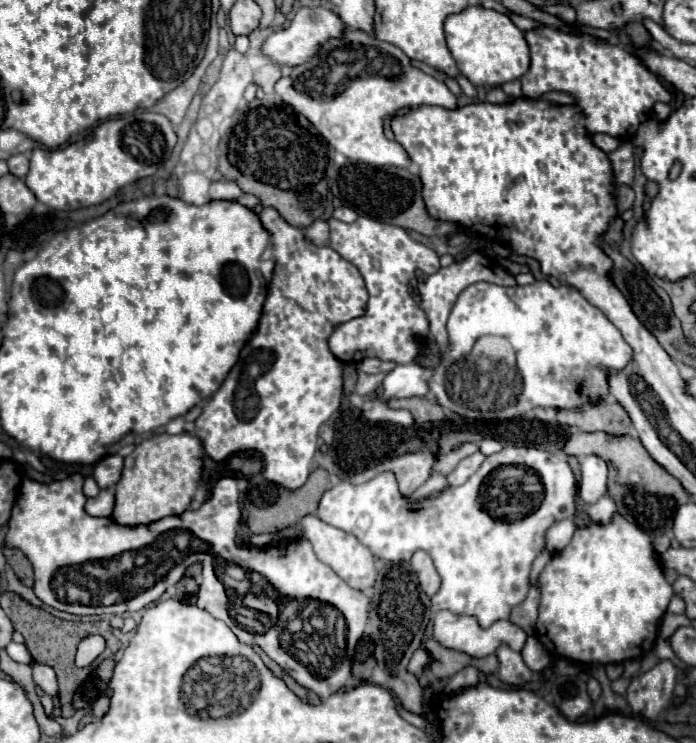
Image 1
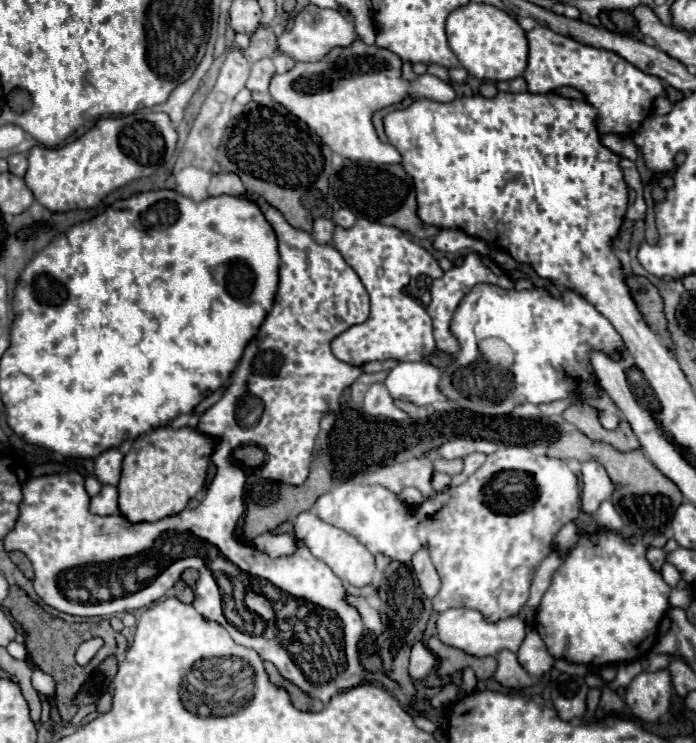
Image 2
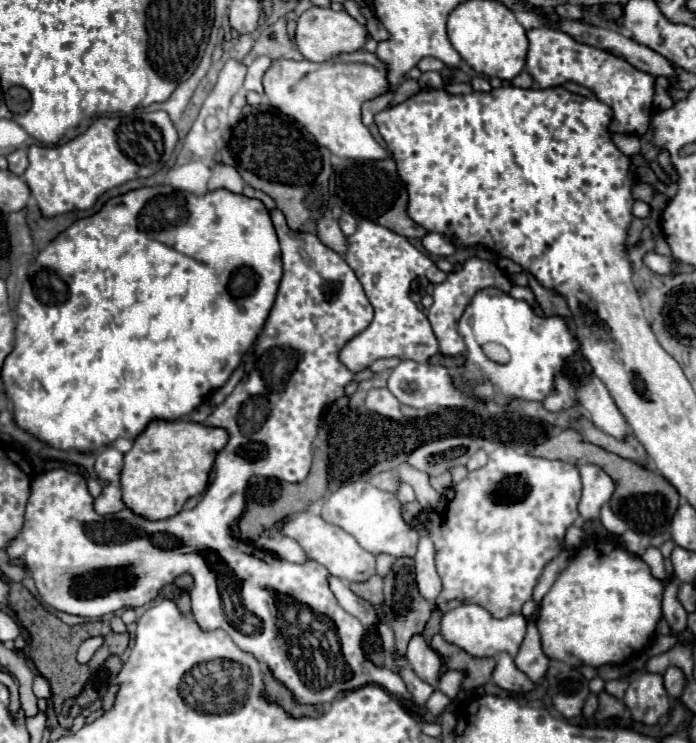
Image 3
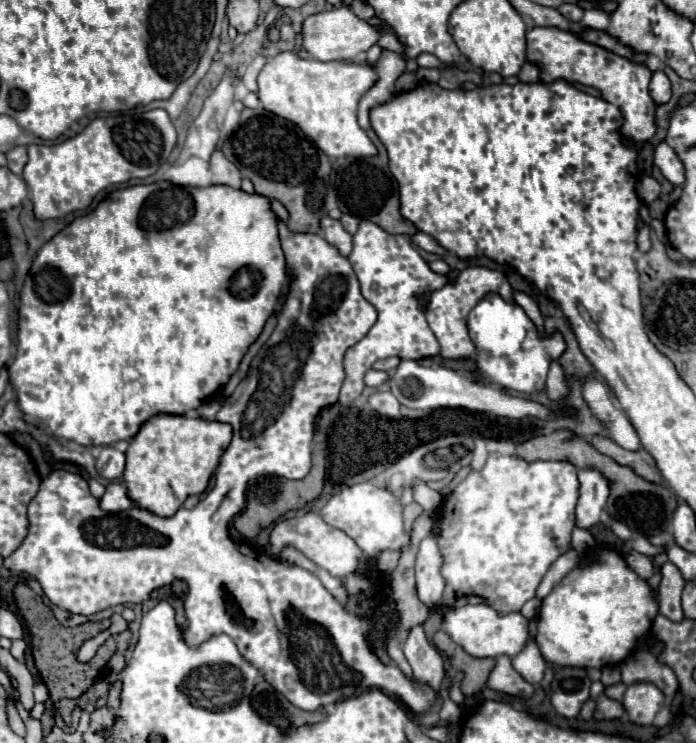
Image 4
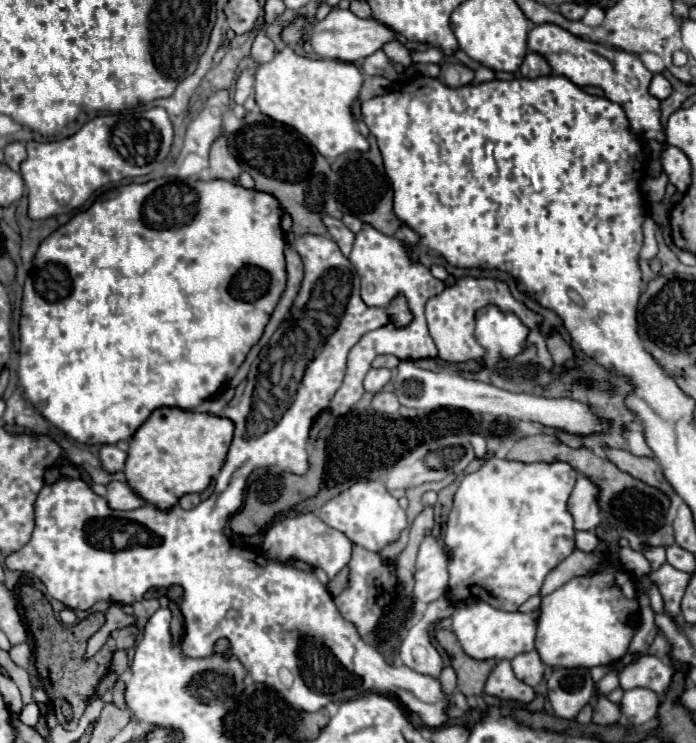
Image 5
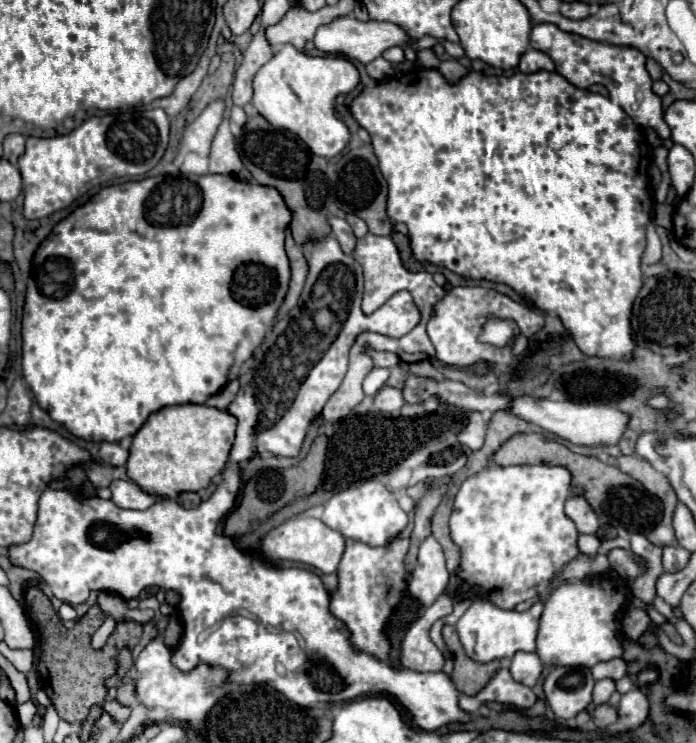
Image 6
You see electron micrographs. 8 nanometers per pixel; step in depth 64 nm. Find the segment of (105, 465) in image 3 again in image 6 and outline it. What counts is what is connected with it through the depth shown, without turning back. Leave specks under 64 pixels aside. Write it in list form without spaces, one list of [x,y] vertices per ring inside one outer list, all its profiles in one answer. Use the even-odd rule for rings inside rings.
[[[100,442],[98,456],[102,462],[106,462],[110,466],[124,466],[128,460],[128,450],[124,450],[116,442]]]

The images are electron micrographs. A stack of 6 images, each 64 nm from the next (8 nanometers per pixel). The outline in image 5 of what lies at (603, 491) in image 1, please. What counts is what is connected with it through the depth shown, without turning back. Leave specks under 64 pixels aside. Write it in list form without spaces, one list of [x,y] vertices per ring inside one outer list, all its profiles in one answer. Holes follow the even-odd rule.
[[[578,476],[578,482],[568,500],[568,512],[574,518],[576,530],[594,530],[600,524],[596,492],[598,488],[586,476]]]

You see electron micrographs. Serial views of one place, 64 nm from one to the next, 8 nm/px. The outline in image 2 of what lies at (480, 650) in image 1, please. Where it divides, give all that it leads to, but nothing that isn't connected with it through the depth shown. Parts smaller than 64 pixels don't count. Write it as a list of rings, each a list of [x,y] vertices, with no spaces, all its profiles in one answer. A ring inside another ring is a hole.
[[[452,608],[452,610],[446,610],[440,614],[436,628],[438,628],[438,638],[448,646],[456,646],[472,656],[496,656],[502,650],[518,652],[518,648],[524,640],[526,622],[520,616],[510,616],[510,618],[498,620],[498,622],[488,622],[484,618],[484,614],[478,610]]]

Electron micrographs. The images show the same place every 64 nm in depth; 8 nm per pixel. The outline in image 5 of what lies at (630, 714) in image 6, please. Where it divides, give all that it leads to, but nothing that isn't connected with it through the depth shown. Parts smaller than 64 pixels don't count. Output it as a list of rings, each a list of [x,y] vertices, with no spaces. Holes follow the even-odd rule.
[[[632,688],[632,690],[624,692],[620,710],[632,726],[640,726],[656,716],[658,696],[646,688]]]

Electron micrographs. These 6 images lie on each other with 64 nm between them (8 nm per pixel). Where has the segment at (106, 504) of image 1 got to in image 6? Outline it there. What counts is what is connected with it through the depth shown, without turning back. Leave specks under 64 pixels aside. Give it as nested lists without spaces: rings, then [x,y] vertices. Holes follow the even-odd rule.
[[[116,480],[110,484],[112,490],[112,502],[116,502],[122,508],[136,508],[136,510],[146,510],[152,504],[160,502],[162,498],[156,494],[144,492],[138,484],[132,480]]]

